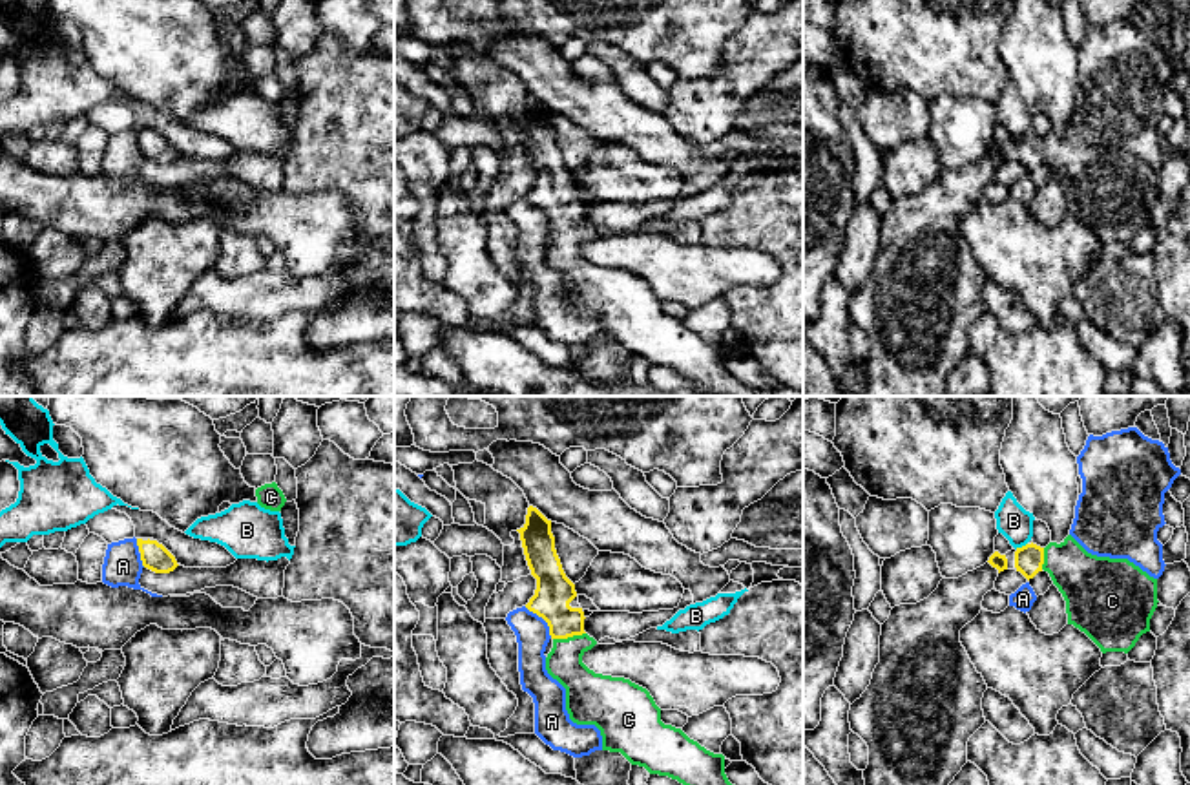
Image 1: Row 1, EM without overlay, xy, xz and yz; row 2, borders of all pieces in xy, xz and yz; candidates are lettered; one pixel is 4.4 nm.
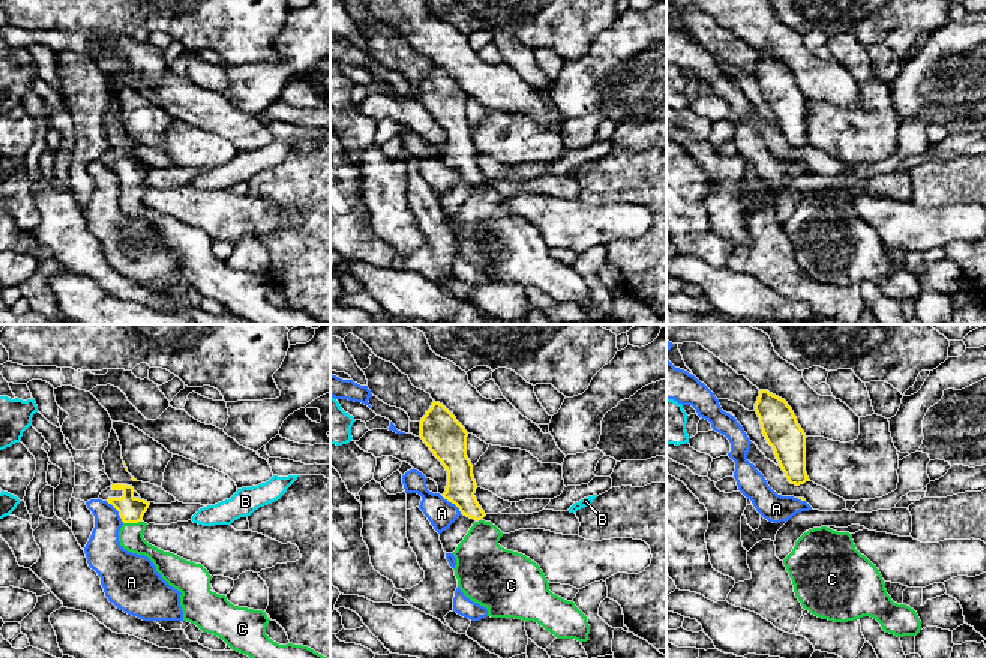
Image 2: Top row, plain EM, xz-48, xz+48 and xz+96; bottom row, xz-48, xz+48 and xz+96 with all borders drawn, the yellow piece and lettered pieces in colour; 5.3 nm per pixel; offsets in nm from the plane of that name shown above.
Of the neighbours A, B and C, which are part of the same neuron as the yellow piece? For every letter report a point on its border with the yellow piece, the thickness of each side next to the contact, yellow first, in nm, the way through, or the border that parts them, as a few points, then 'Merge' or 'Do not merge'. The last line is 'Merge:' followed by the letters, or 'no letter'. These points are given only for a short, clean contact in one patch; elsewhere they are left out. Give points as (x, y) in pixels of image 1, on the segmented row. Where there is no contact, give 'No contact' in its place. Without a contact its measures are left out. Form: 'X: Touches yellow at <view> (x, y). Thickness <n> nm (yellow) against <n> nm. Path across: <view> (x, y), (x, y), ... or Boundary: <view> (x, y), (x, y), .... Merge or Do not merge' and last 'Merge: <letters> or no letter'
A: Touches yellow at xz (542, 617). Thickness 160 nm (yellow) against 150 nm. Do not merge
B: Touches yellow at yz (1022, 546). Thickness 130 nm (yellow) against 150 nm. Do not merge
C: Touches yellow at xz (568, 636). Thickness 160 nm (yellow) against 170 nm. Path across: xz (553, 594), (568, 636), (568, 669), (584, 689). Merge
Merge: C

